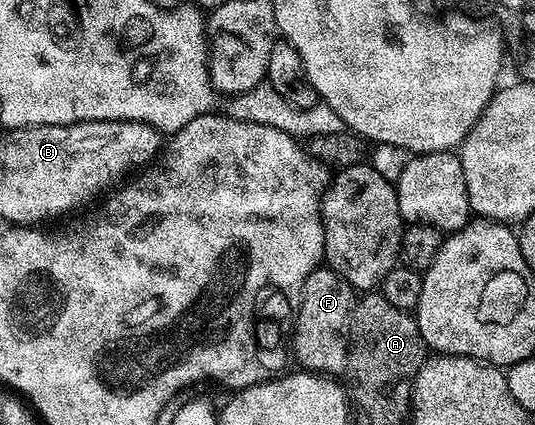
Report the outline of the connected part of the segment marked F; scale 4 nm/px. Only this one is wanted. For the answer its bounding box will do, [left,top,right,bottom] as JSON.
[291,265,355,377]

